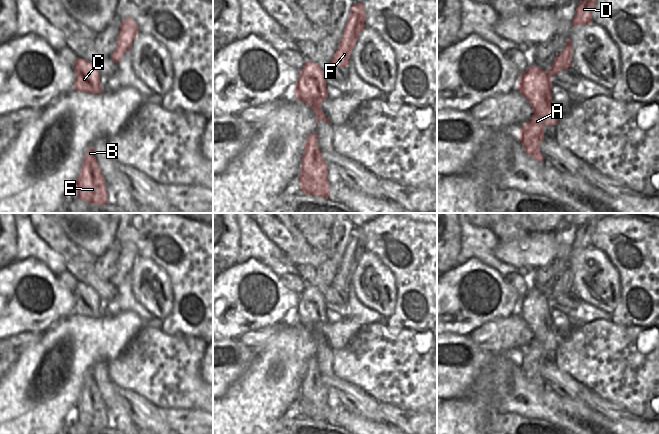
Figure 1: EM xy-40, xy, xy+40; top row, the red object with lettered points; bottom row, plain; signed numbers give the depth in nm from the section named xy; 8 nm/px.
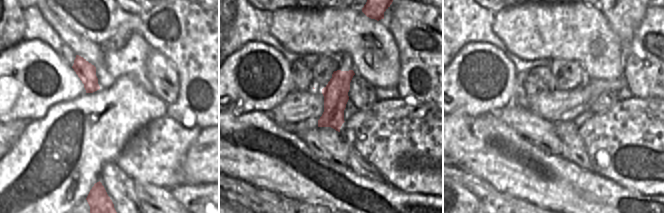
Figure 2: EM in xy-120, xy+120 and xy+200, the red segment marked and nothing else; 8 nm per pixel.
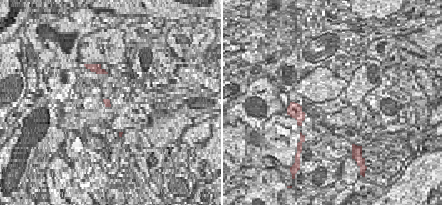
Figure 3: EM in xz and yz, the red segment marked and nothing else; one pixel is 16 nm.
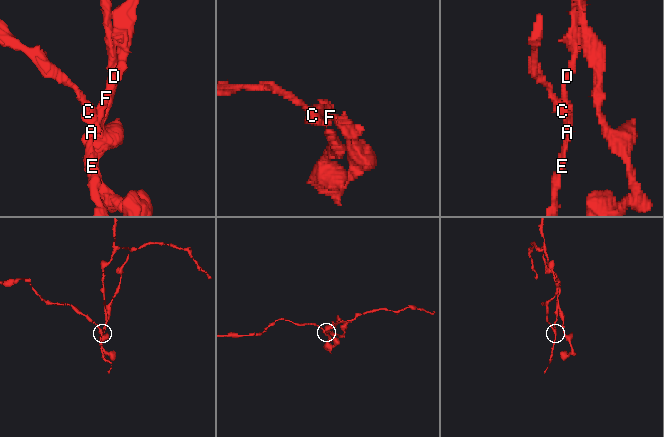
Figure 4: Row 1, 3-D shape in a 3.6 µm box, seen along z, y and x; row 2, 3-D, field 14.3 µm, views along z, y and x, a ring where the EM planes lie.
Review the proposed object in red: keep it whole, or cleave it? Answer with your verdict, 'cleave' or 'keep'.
cleave

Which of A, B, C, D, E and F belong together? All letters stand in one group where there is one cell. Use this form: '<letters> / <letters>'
A B D E F / C

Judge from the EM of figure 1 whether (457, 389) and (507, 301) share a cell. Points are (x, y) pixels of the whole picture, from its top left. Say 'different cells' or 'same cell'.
different cells

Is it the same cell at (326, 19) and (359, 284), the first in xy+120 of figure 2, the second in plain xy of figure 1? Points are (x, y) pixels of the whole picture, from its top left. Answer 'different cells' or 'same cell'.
same cell

